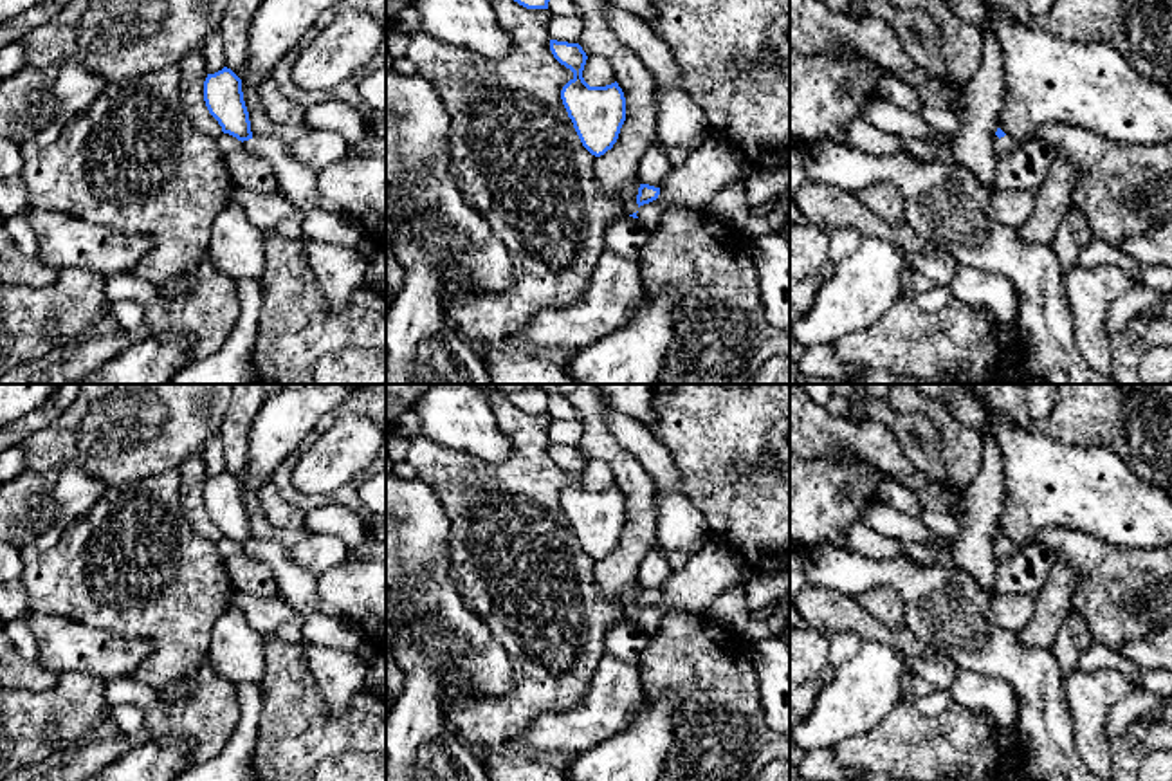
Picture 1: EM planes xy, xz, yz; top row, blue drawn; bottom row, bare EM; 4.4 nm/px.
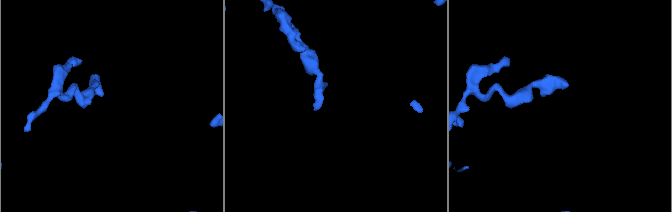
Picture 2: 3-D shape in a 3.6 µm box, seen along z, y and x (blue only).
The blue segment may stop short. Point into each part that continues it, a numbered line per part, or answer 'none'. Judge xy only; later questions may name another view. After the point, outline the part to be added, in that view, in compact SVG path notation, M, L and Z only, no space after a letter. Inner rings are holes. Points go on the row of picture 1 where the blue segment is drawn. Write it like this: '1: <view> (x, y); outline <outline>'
1: xy (298, 183); outline M252 137L242 146L267 161L276 173L279 191L303 213L310 215L317 207L319 170L294 161L287 144L279 139Z

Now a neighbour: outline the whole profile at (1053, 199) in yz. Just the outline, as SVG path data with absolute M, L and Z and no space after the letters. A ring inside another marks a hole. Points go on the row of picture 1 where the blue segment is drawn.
M1055 157L1048 177L1035 191L1035 209L1019 227L1024 243L1051 245L1066 215L1073 209L1071 193L1078 186L1073 164L1064 157Z

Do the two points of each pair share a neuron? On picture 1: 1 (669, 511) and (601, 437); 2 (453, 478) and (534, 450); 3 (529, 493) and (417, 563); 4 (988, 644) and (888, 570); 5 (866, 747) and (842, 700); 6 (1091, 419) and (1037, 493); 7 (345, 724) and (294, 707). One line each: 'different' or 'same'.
1: different
2: same
3: different
4: same
5: different
6: different
7: same

